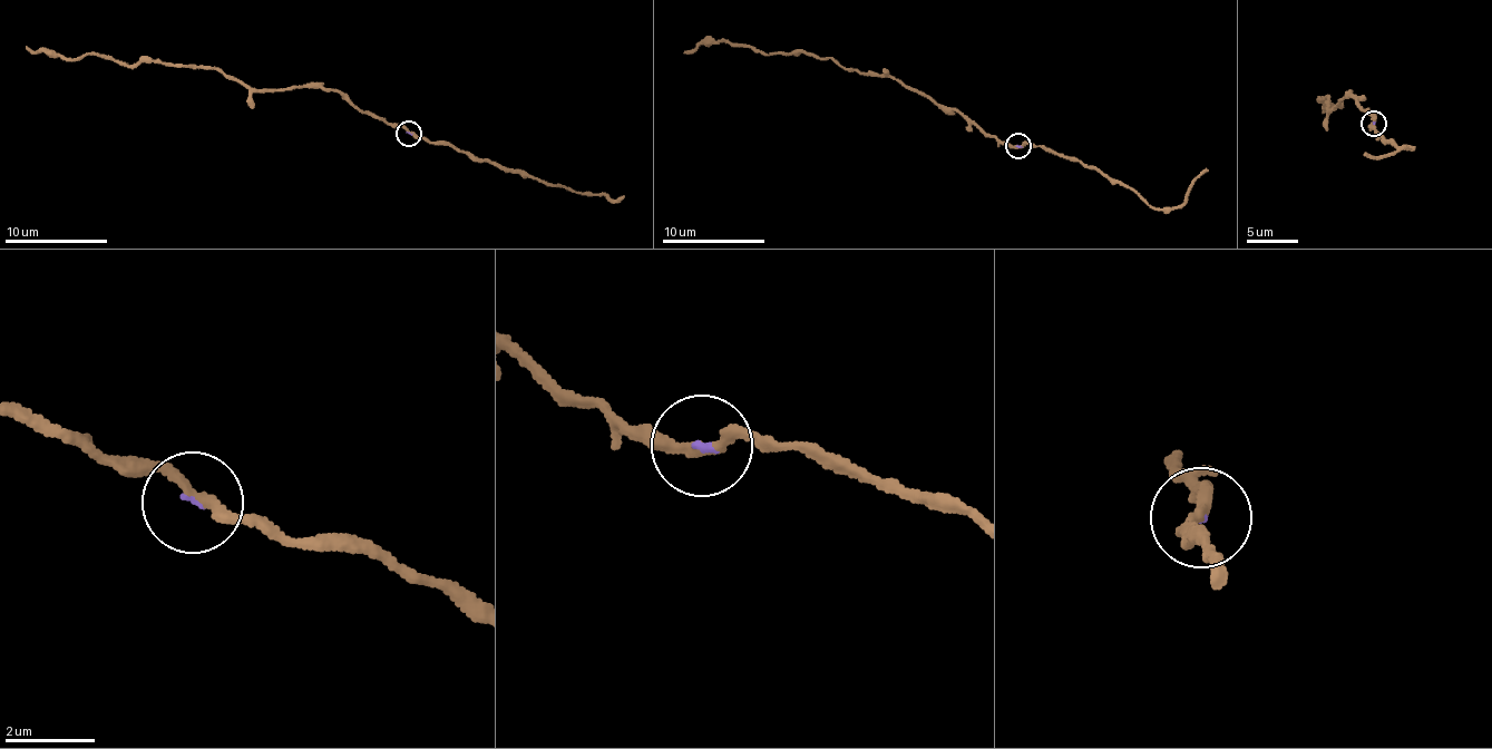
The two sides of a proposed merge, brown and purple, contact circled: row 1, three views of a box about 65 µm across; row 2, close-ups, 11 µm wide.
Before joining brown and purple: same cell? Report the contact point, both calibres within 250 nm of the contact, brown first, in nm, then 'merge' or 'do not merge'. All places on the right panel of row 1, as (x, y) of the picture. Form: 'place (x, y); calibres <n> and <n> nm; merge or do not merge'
place (1374, 123); calibres 240 and 70 nm; merge

